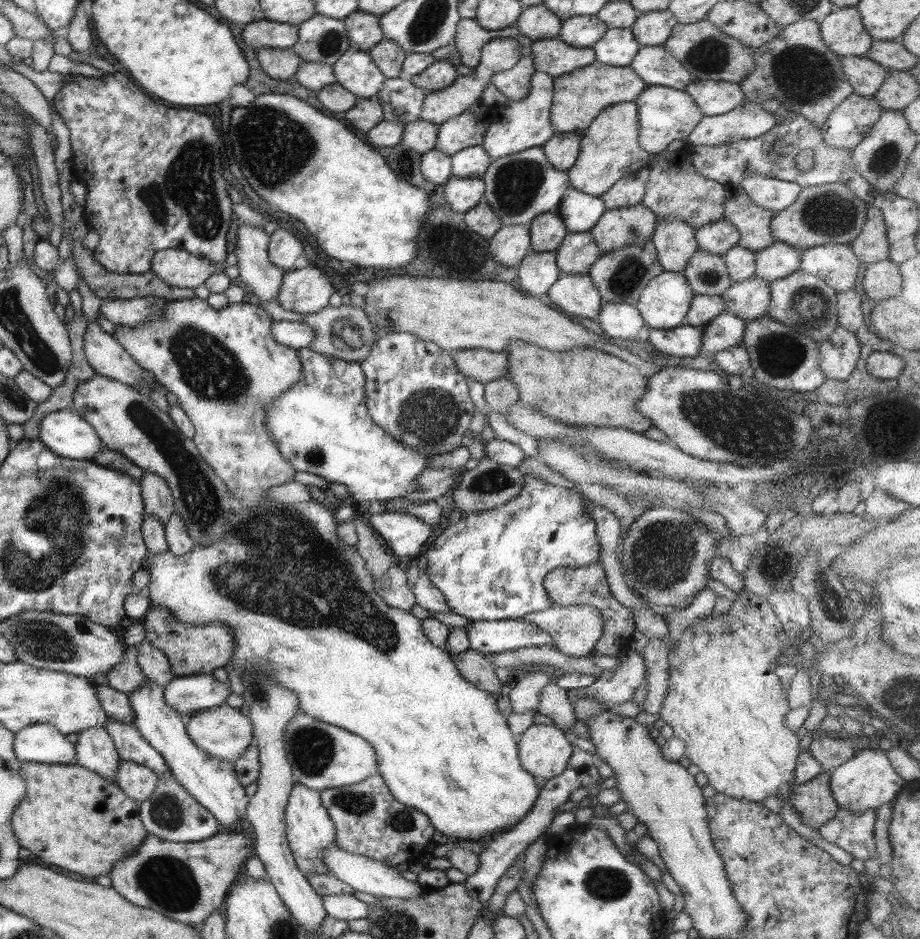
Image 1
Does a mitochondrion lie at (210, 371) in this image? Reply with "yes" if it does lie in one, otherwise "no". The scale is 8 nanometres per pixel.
yes

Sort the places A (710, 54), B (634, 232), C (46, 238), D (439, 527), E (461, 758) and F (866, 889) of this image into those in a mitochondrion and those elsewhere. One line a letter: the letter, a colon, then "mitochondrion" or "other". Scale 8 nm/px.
A: mitochondrion
B: mitochondrion
C: other
D: other
E: other
F: other

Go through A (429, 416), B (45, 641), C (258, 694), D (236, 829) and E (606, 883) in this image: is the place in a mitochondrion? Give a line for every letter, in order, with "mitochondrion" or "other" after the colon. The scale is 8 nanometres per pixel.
A: mitochondrion
B: mitochondrion
C: mitochondrion
D: other
E: mitochondrion

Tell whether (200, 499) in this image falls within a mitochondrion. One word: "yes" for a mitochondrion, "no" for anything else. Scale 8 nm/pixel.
yes

